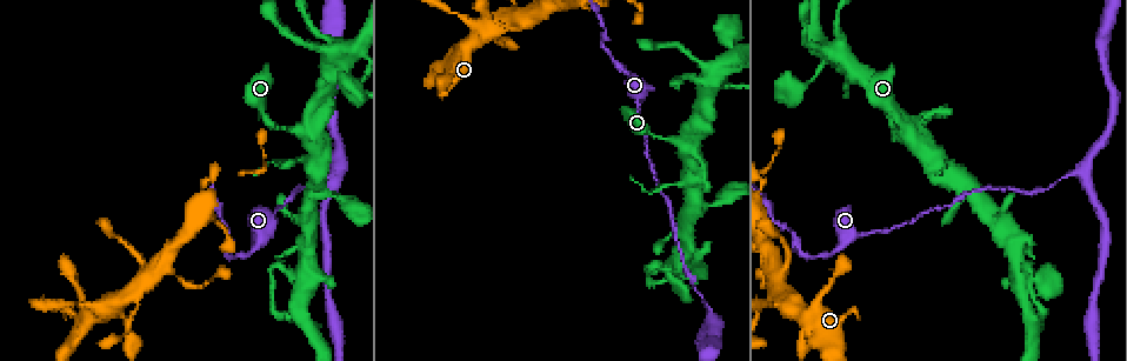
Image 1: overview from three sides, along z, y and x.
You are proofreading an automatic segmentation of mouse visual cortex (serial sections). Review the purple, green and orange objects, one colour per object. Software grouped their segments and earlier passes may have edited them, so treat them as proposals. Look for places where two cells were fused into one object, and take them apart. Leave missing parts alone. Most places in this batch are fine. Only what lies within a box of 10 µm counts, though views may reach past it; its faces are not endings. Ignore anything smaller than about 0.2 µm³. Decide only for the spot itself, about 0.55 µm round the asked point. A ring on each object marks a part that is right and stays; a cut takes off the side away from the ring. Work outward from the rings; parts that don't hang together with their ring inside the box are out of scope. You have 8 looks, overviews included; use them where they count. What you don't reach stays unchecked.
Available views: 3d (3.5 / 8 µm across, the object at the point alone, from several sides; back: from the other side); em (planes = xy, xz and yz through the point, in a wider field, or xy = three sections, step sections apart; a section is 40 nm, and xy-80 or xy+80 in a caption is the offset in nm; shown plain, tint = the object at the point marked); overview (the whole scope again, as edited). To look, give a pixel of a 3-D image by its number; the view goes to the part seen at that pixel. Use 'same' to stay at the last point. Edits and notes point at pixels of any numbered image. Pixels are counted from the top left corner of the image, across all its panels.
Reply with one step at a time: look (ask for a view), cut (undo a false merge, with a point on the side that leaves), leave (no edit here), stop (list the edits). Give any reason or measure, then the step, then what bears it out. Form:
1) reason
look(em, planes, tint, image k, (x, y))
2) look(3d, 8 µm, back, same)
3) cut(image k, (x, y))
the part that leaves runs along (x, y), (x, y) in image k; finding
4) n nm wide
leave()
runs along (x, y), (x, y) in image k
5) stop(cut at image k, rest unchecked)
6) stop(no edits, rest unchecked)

calibre changes
look(3d, 3.5 µm, image 1, (275, 126))

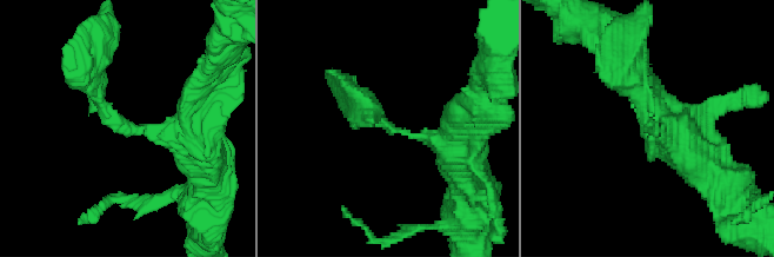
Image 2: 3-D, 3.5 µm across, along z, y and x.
arms of 200, 350 nm
look(em, xy, step 1, plain, image 2, (648, 120))

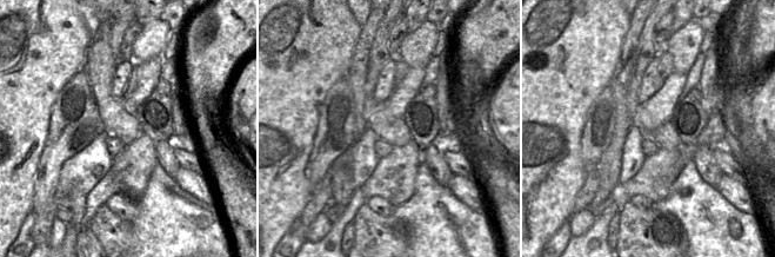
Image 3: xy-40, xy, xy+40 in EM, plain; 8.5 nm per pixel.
with the object marked
look(em, xy, step 1, tint, same)

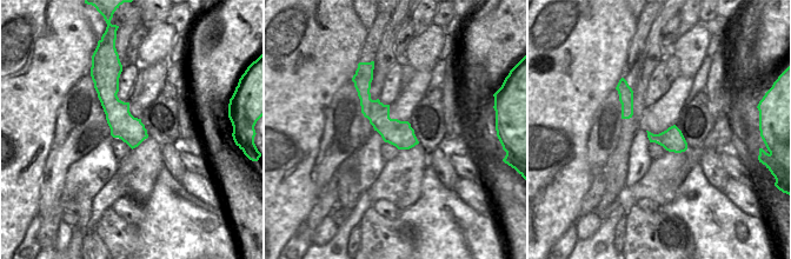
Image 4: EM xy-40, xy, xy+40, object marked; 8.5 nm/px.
leave()
runs along (93, 58), (93, 91), (122, 126), (191, 134) in image 2; one cell here

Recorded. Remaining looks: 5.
sudden change in width
look(3d, 3.5 µm, image 1, (729, 41))

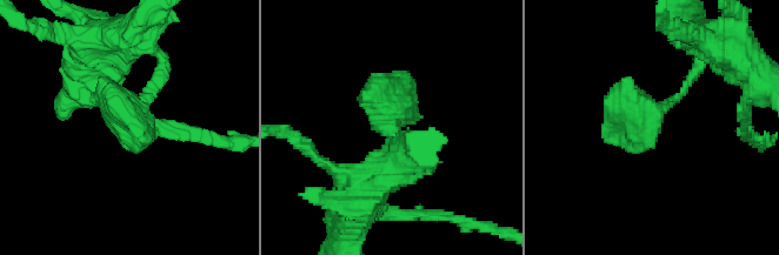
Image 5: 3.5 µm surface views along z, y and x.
look(em, planes, tint, image 5, (384, 123))

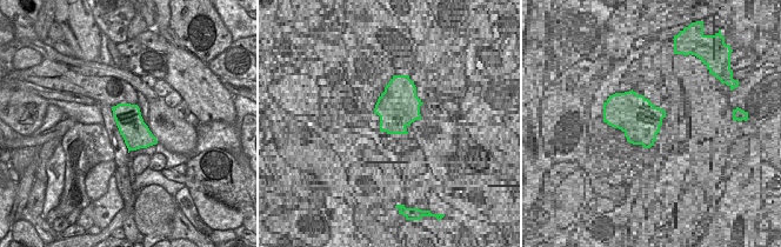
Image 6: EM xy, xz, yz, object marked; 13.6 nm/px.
leave()
runs along (699, 68), (665, 107), (608, 140) in image 5; one cell here

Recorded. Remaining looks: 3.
sudden change in width
look(3d, 3.5 µm, image 1, (829, 254))

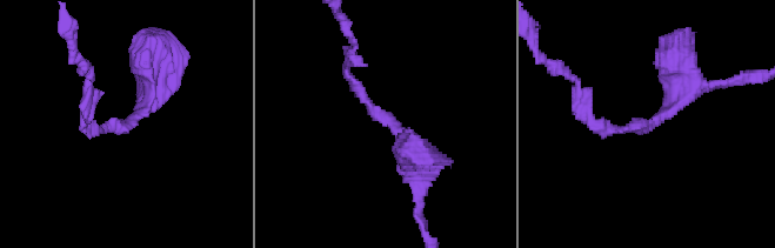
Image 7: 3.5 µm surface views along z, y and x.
arms of 150, 400 nm; need the tissue
look(em, xy, step 5, tint, image 7, (396, 125))

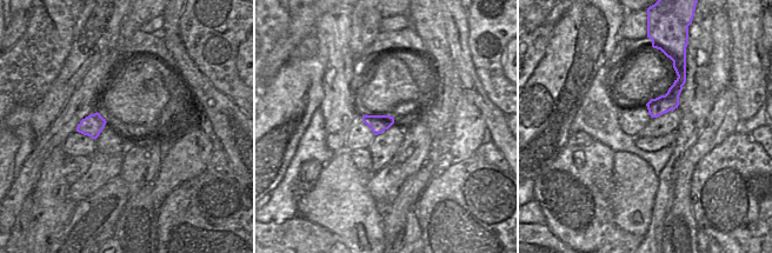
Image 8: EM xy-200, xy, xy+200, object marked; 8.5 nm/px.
leave()
runs along (681, 77), (672, 95), (653, 114) in image 8; continuous, no second cell

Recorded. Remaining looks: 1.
stop(no edits, rest unchecked)

